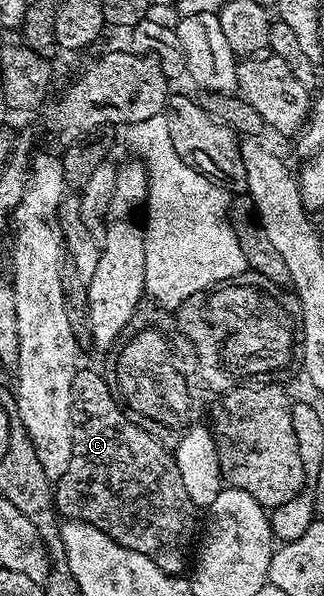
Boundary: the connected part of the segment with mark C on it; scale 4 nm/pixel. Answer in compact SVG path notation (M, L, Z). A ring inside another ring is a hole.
M78 369L75 373L75 381L71 381L71 413L73 414L73 456L67 465L67 473L63 473L63 477L56 480L53 488L53 501L58 516L64 517L69 521L91 525L95 529L107 533L107 537L111 537L119 545L123 545L135 553L143 553L143 557L155 561L155 565L159 565L159 569L163 569L168 575L181 575L182 572L184 572L184 567L186 566L186 570L186 568L190 566L191 556L195 551L195 539L193 543L193 534L195 534L196 531L198 534L199 531L199 519L197 523L199 508L193 504L191 497L187 497L187 488L183 486L183 477L179 473L179 465L177 464L174 452L170 450L166 444L162 443L160 439L156 439L151 433L147 433L143 430L140 422L130 418L125 408L122 407L115 396L113 396L113 388L110 380L106 378L106 376L104 379L97 371Z

